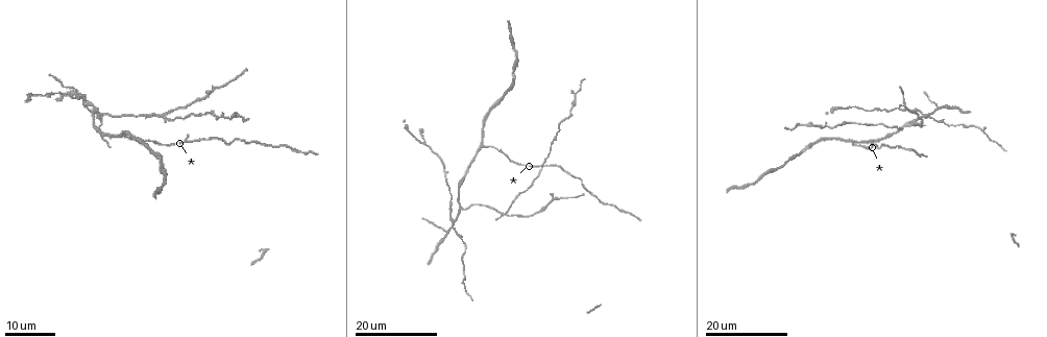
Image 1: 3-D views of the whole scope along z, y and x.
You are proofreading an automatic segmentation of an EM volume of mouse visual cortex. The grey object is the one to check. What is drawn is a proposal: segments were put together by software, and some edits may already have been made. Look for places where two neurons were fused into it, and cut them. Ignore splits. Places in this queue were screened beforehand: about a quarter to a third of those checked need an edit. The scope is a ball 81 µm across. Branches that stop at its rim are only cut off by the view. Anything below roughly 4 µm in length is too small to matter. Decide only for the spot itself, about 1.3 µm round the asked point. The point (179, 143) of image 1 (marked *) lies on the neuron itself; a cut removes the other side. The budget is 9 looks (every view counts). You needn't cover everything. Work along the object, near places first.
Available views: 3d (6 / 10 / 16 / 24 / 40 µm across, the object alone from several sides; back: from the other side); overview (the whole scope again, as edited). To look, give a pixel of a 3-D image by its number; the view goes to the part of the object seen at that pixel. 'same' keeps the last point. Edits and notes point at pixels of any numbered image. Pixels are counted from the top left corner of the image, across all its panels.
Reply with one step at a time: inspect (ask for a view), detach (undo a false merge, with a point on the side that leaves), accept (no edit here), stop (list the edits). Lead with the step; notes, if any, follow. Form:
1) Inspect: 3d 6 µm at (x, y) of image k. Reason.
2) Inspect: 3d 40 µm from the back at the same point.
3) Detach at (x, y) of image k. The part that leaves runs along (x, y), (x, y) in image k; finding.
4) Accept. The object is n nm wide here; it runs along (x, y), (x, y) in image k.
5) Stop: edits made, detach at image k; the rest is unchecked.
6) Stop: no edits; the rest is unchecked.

Inspect: 3d 24 µm at (478, 146) of image 1. A fork.

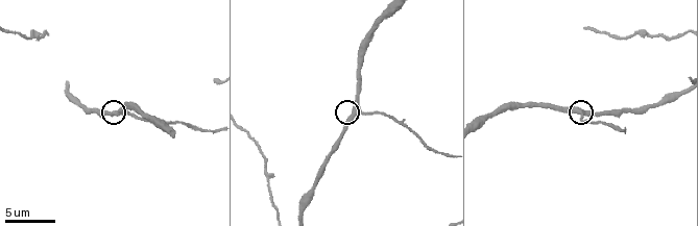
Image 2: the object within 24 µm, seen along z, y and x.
Inspect: 3d 10 µm at (354, 111) of image 2.

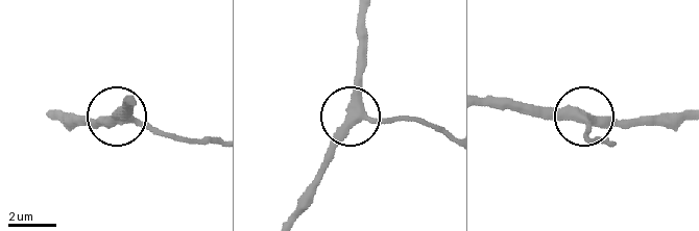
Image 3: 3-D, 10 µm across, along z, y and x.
Accept. The side arm is 40 µm long; it runs along (612, 145), (595, 143), (579, 114), (527, 114) in image 3; all the same neuron.

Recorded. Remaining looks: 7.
Inspect: 3d 16 µm at (504, 216) of image 1. Four or more arms meet.

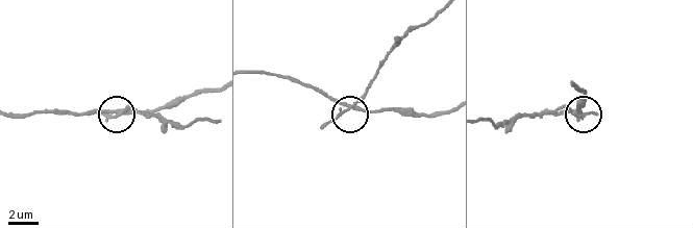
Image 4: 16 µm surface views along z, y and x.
Inspect: 3d 6 µm at (358, 105) of image 4.

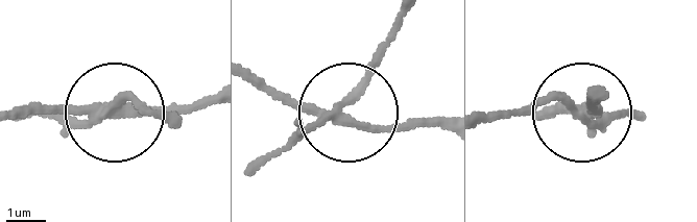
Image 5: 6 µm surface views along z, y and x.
Detach at (288, 148) of image 5. The part that leaves runs along (339, 107), (392, 22) in image 5; a second neuron is stuck on.

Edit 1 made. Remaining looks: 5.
Inspect: overview.

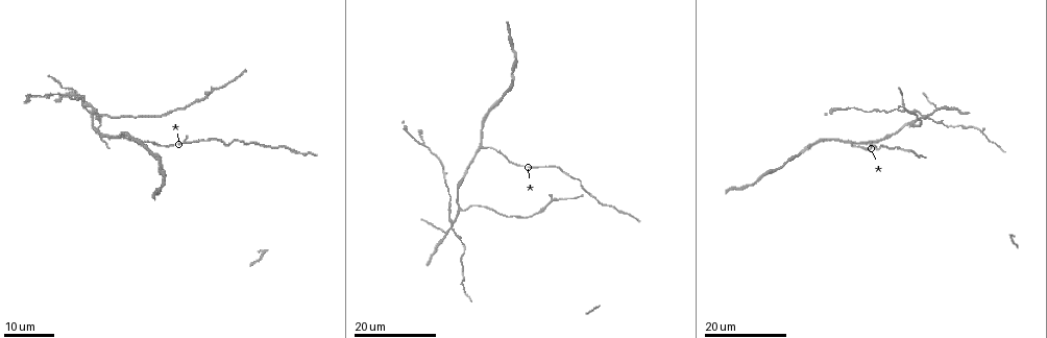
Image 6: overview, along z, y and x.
Inspect: 3d 16 µm at (547, 207) of image 6. Sudden change in width.

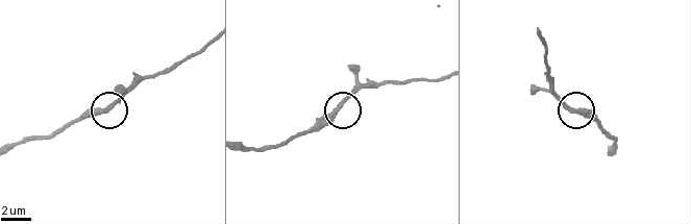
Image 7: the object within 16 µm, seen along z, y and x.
Inspect: 3d 6 µm at (578, 110) of image 7. Closer look.

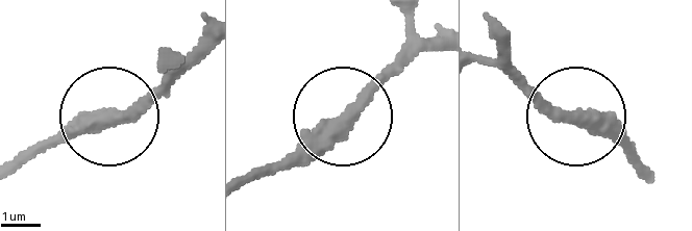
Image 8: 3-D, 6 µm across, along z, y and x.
Accept. It runs along (11, 167), (112, 123), (188, 53) in image 8; all the same neuron.

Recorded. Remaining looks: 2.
Inspect: 3d 16 µm at (451, 222) of image 6. Four-way junction.

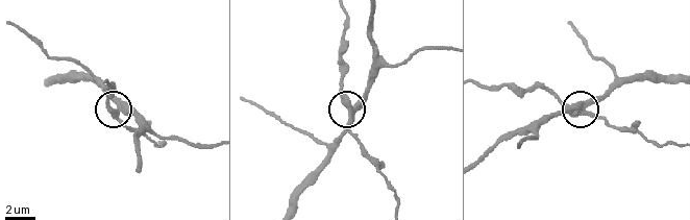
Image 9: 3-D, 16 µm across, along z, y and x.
Inspect: 3d 10 µm at (350, 109) of image 9.

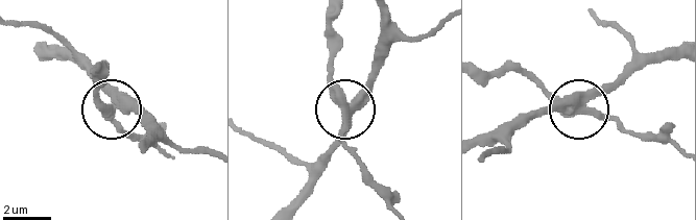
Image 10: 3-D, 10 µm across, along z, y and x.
Detach at (93, 96) of image 10. The part that leaves runs along (346, 108), (334, 81), (329, 9) in image 10; a second neuron is stuck on.

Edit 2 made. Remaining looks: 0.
Stop: edits made, detach at image 5, detach at image 10; the rest is unchecked.

